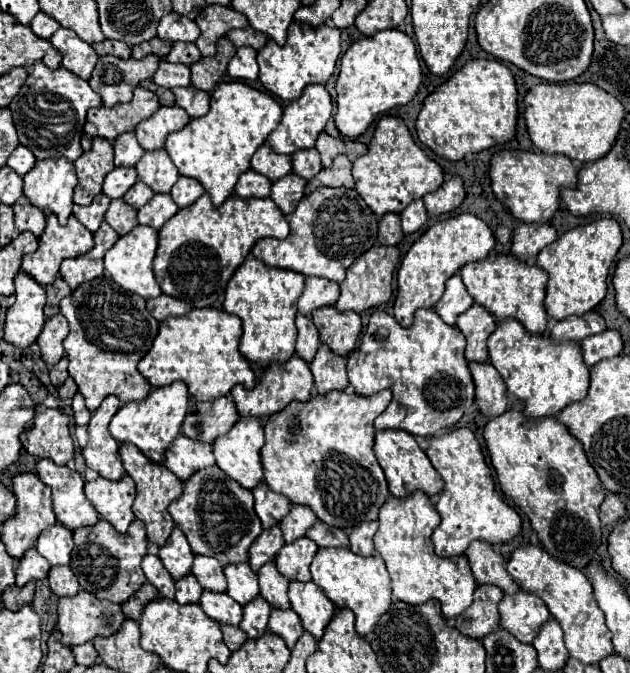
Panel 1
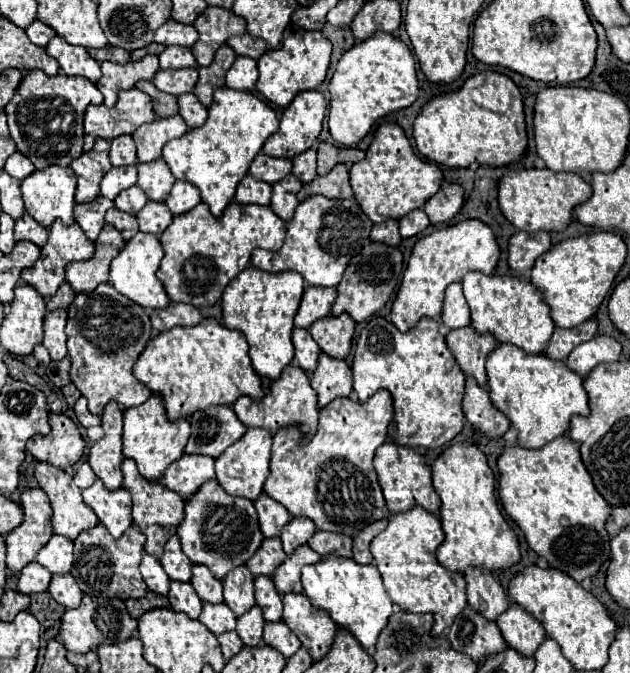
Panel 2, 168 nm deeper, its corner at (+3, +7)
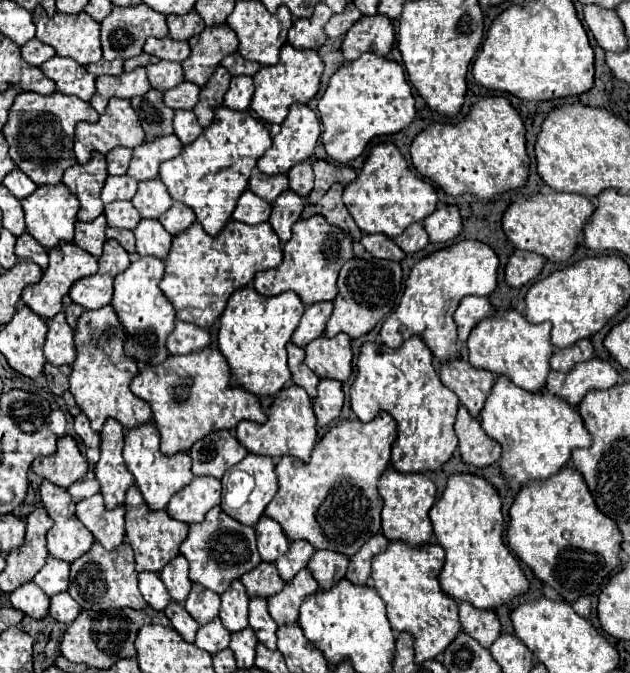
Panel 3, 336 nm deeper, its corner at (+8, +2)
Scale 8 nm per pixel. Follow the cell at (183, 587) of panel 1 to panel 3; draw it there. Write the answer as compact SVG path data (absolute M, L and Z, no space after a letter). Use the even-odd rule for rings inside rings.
M171 600L171 602L169 602L169 606L167 606L163 612L165 612L165 616L171 620L173 628L175 628L181 636L185 636L185 640L193 642L195 632L197 632L197 628L199 628L197 620L195 620L189 612L185 612L185 610L183 610L183 606L181 606L181 604L177 604L175 600Z

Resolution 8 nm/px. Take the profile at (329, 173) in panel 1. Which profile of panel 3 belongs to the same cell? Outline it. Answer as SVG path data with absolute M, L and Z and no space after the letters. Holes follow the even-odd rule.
M341 184L331 186L331 188L323 194L323 198L319 200L319 204L311 204L311 202L309 202L309 196L303 196L305 208L303 208L303 212L301 212L301 218L309 218L309 216L313 216L313 214L321 214L321 216L327 218L327 222L333 222L333 224L341 226L343 230L349 230L349 234L351 234L355 240L359 240L359 238L361 238L361 232L357 230L357 224L353 222L347 206L343 204L341 192L343 192L343 186L341 186Z

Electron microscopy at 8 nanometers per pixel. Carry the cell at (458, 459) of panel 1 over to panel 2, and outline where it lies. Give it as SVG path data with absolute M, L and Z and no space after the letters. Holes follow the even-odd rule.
M456 443L444 449L432 465L432 485L442 501L440 521L446 535L436 551L440 565L456 573L464 573L468 567L498 573L520 561L518 537L498 507L494 473L488 467L486 455L476 445Z

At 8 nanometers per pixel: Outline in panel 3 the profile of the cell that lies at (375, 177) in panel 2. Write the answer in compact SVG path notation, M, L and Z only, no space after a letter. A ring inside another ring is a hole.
M381 142L371 148L359 176L345 186L343 202L359 230L367 234L381 232L395 238L411 222L421 222L437 208L437 192L431 182L425 182L407 166L407 160L395 144Z

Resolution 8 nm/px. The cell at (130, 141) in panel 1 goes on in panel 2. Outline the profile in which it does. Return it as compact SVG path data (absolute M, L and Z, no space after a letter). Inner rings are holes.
M130 135L116 137L110 143L110 161L114 167L118 165L136 165L136 145Z

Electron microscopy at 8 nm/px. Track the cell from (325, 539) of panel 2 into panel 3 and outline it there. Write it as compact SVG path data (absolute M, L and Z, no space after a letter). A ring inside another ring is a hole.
M315 550L311 560L309 560L309 570L313 570L313 578L317 578L319 588L329 588L333 586L333 582L337 582L337 578L345 576L349 558L345 554L339 552L331 552L331 550Z

